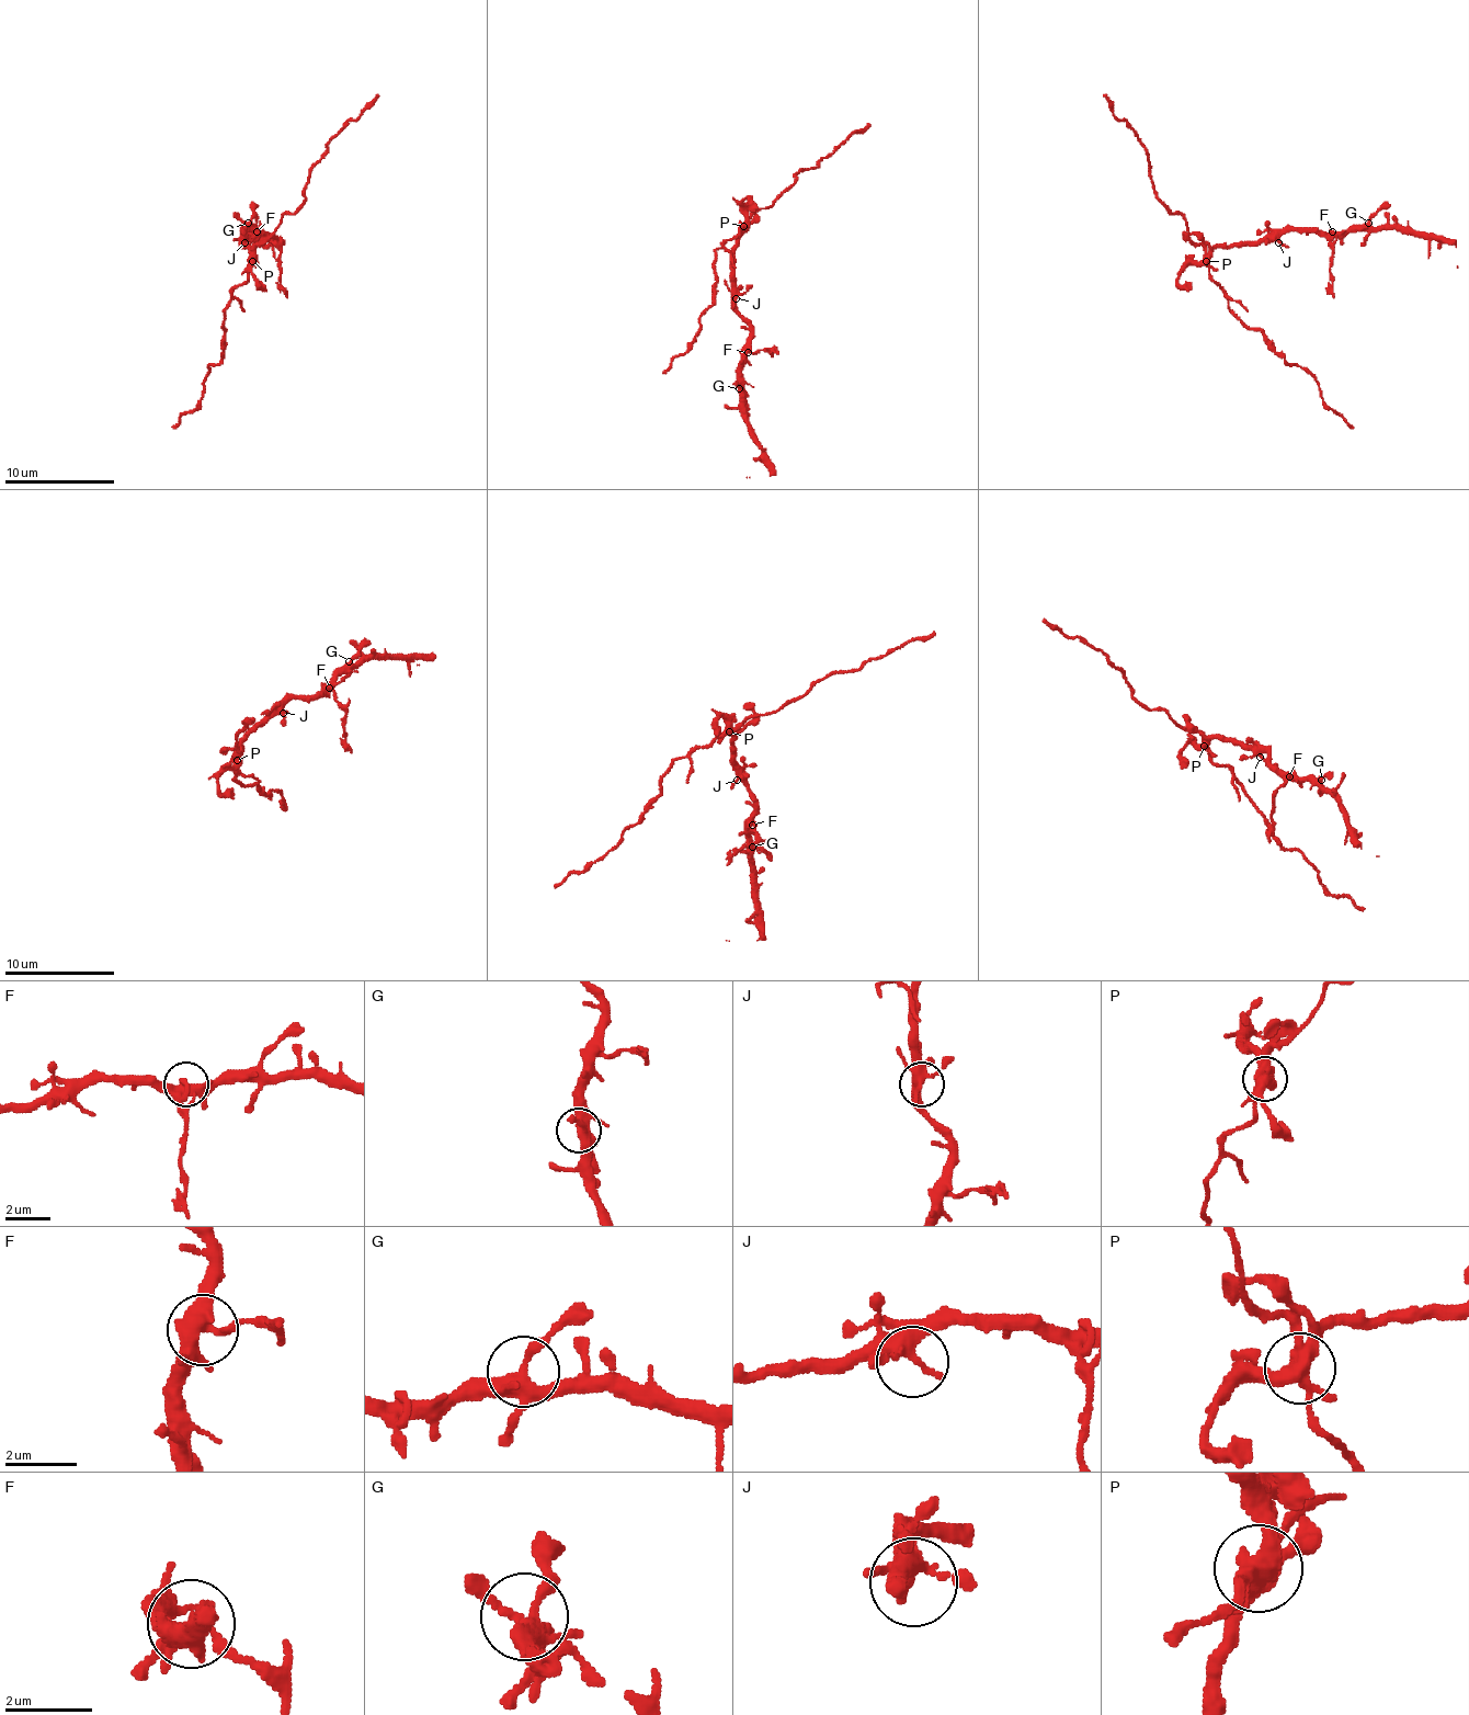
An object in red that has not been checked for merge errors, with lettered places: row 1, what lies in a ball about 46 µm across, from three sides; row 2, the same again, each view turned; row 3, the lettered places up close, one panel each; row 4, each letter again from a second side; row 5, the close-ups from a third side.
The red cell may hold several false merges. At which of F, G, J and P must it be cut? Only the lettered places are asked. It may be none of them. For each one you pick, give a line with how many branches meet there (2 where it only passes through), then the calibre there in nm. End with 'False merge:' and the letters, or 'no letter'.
F: 5 | 400 nm
P: 4 | 440 nm
False merge: F, P

